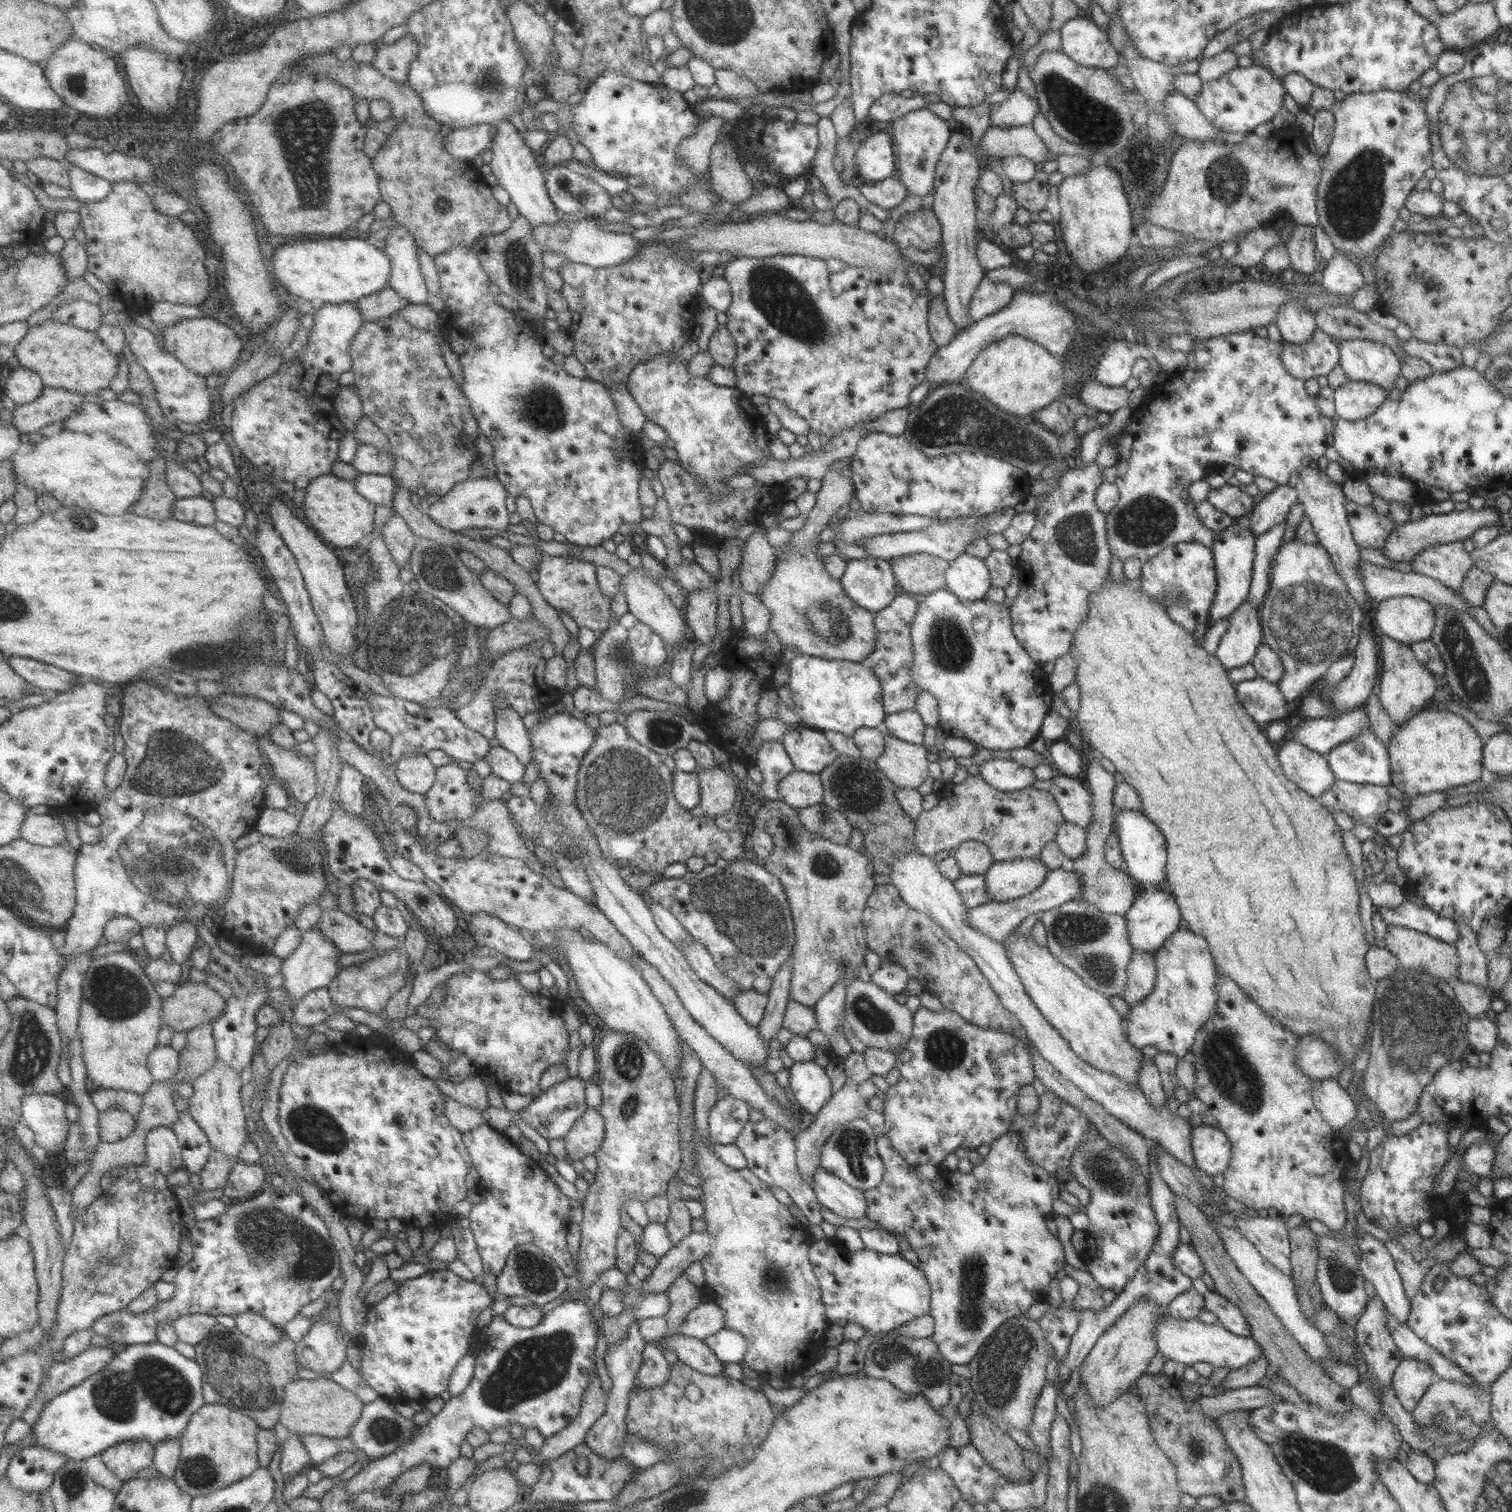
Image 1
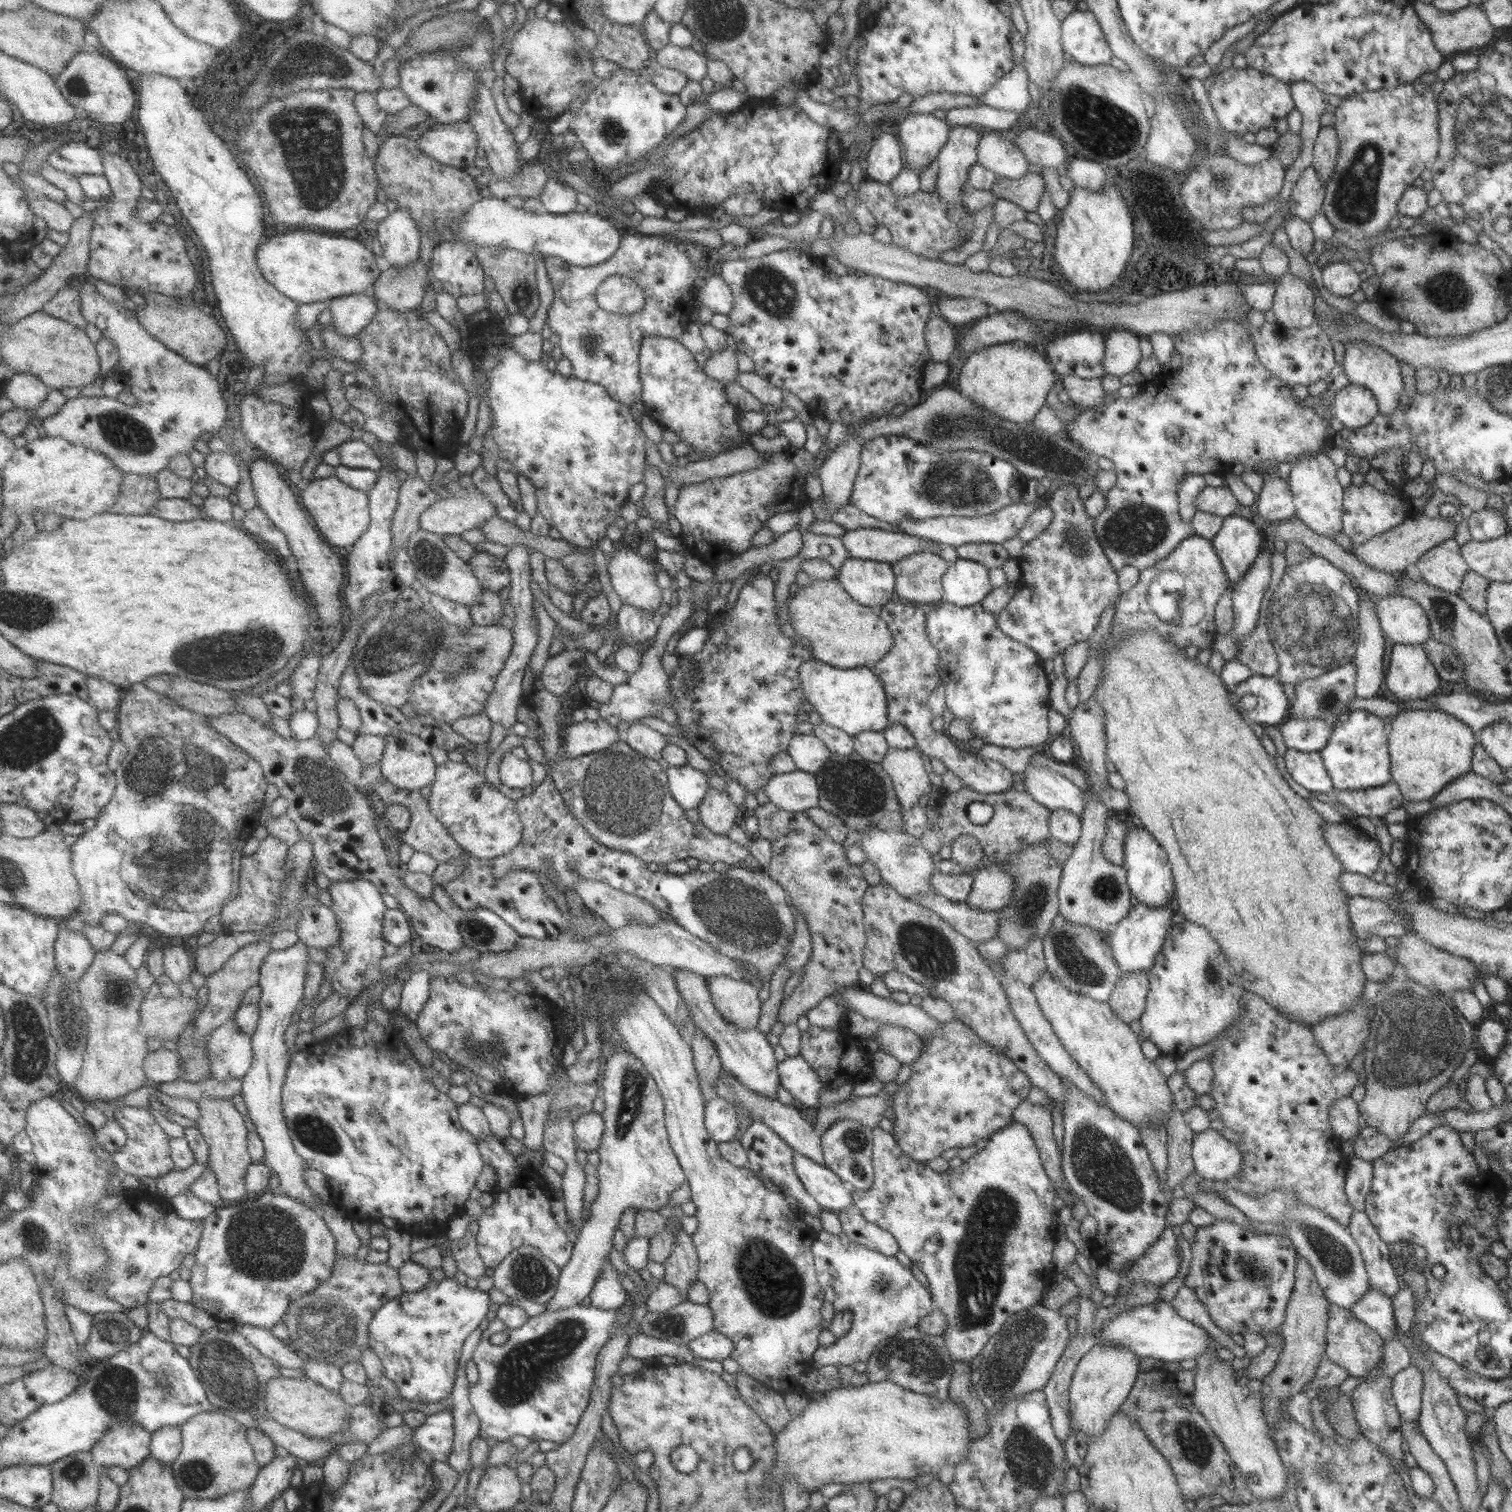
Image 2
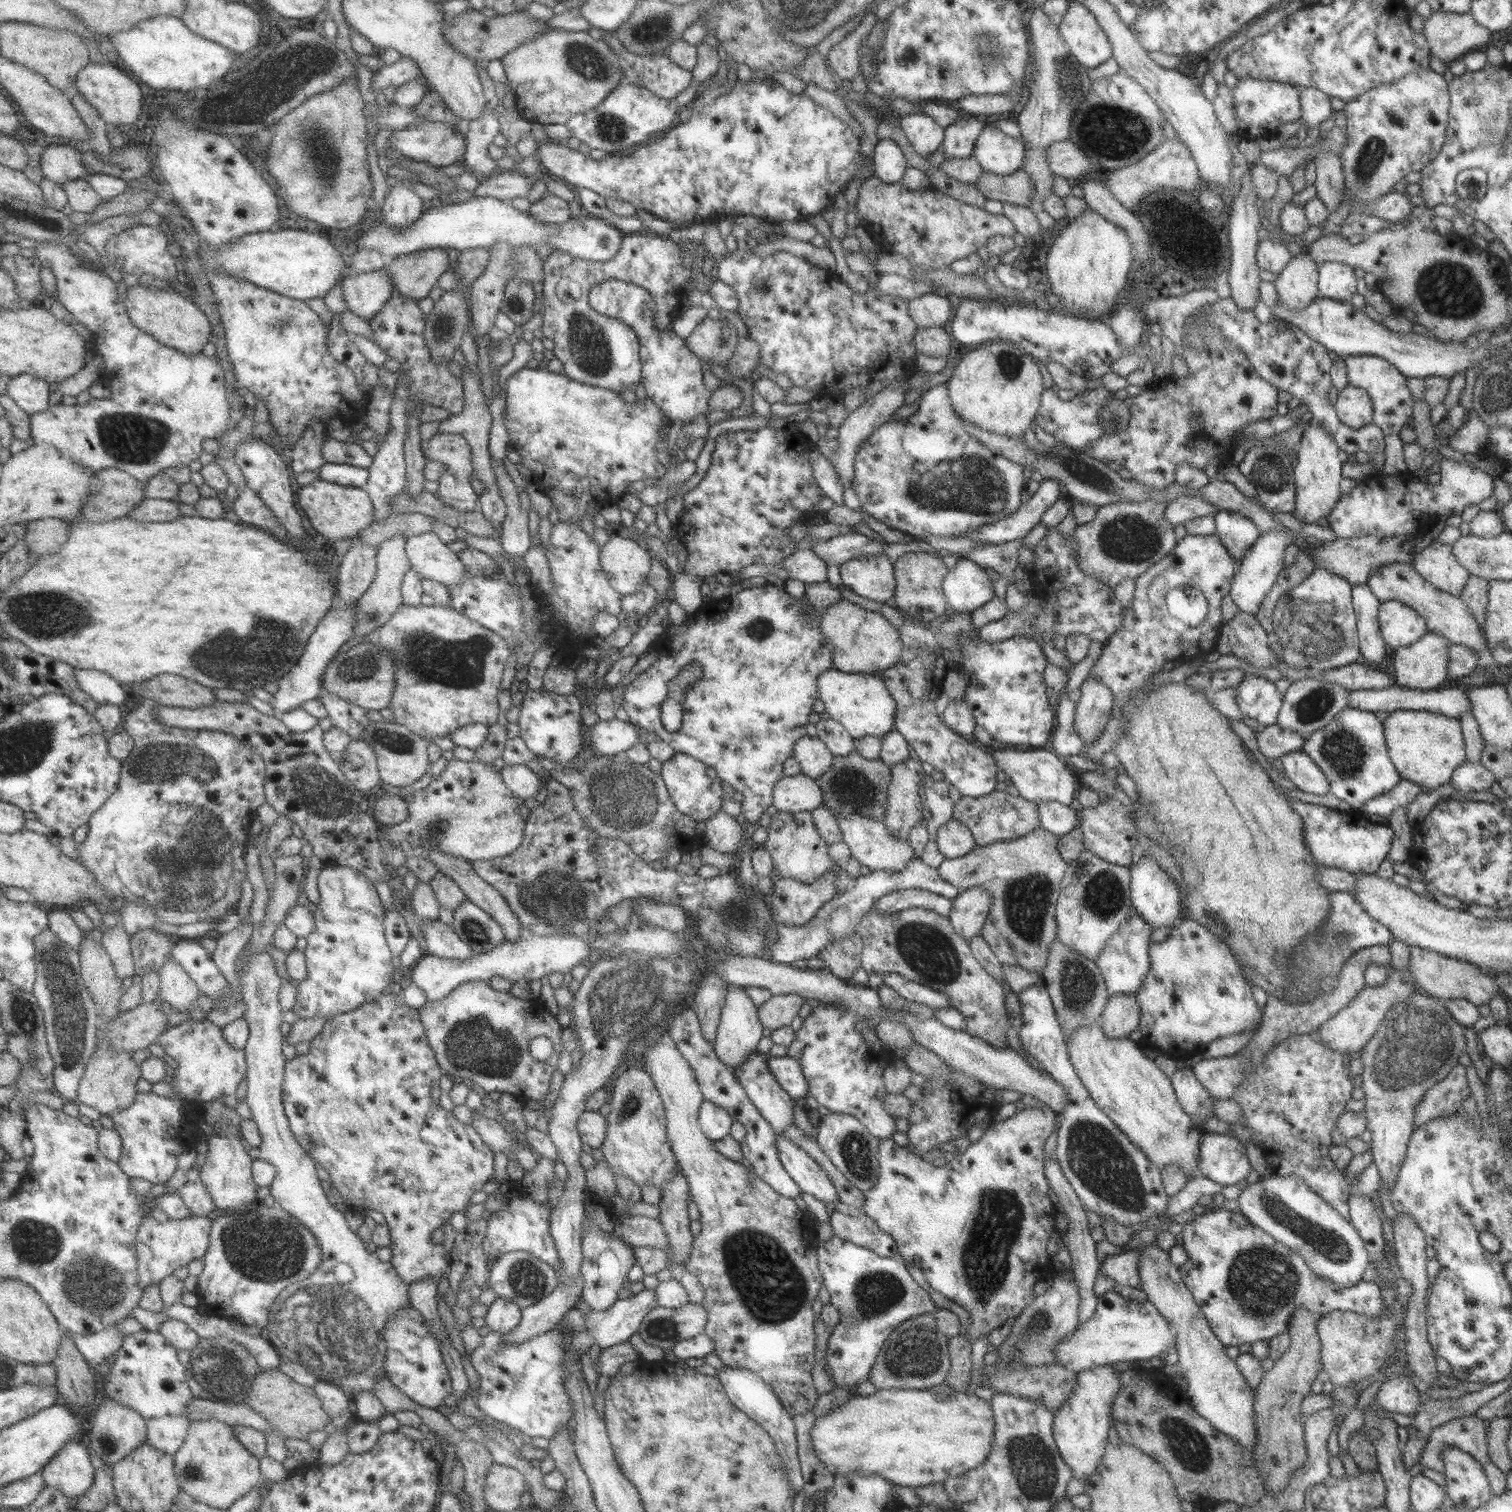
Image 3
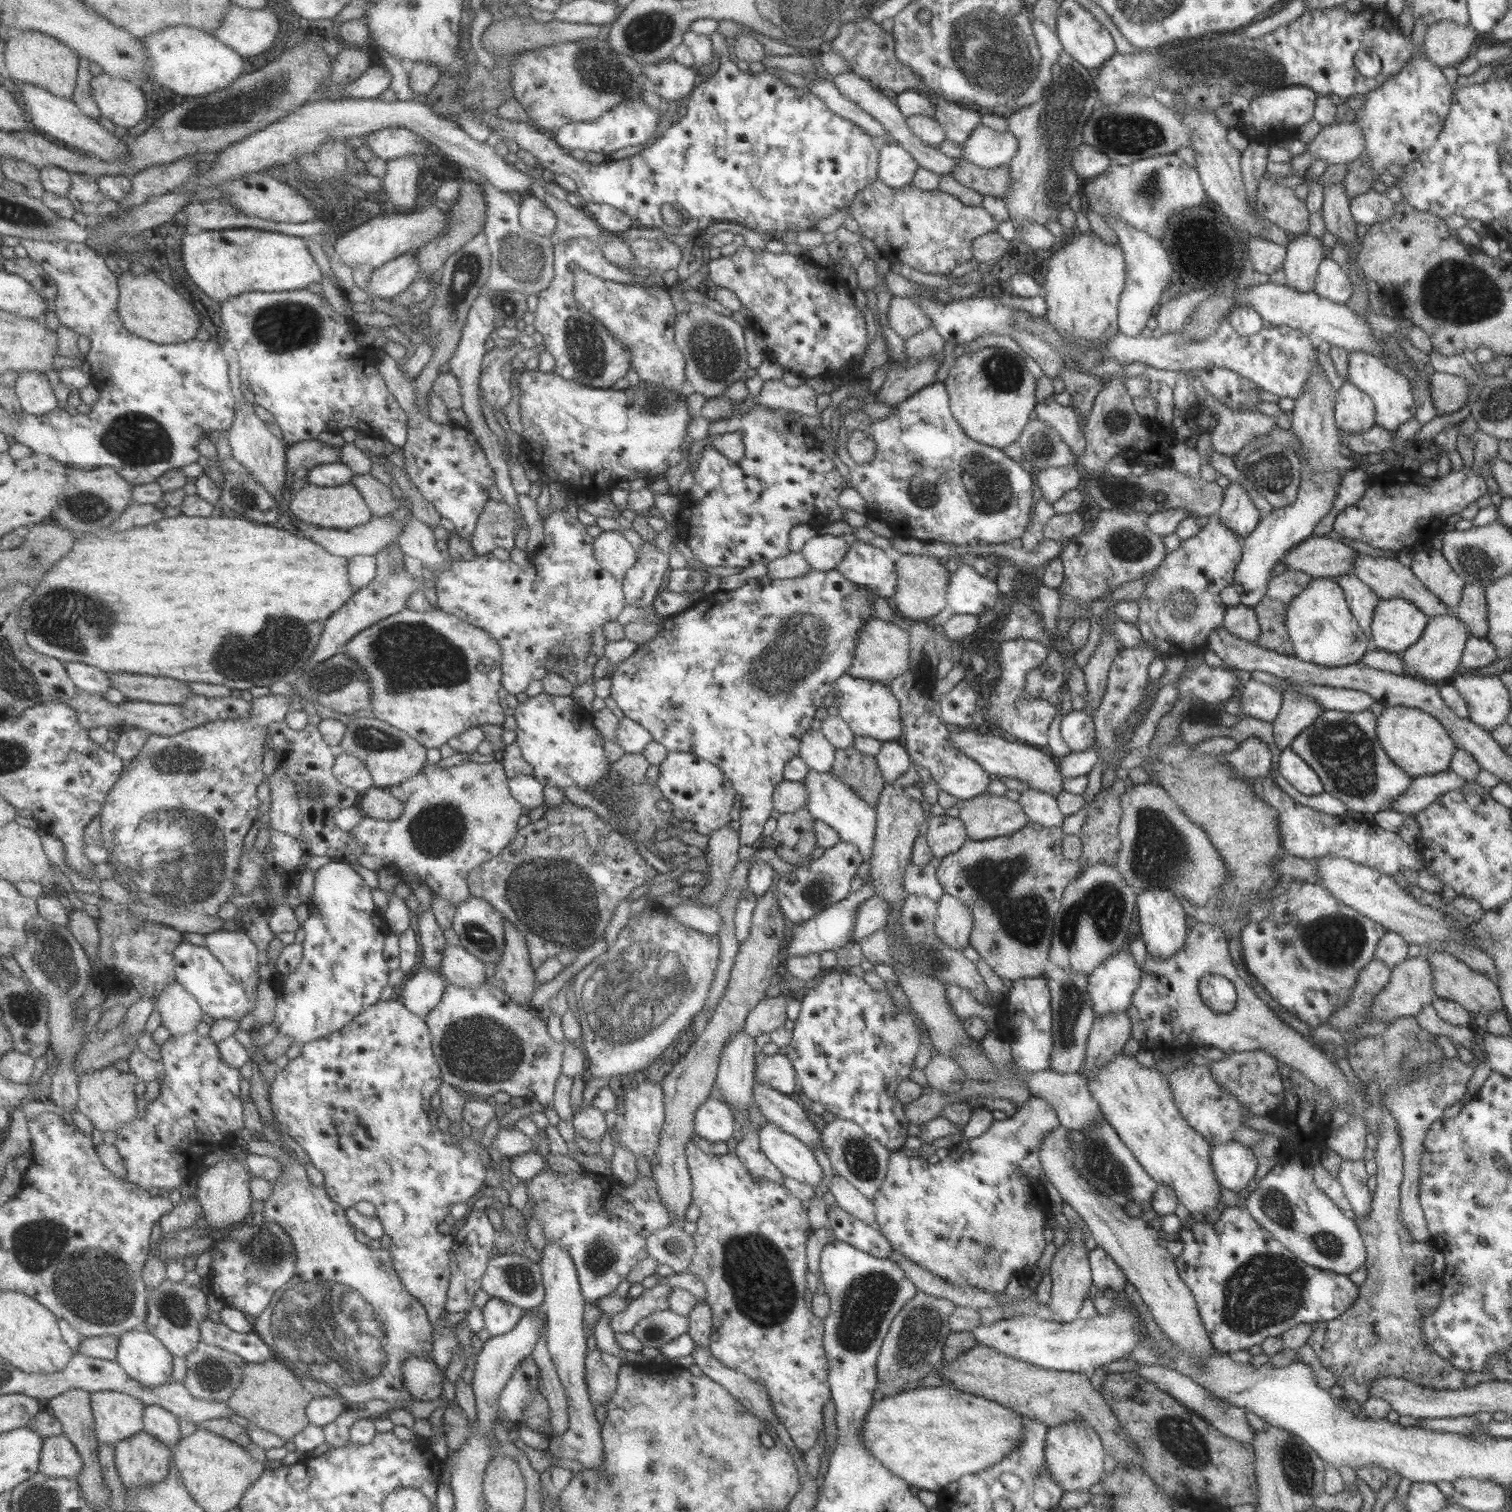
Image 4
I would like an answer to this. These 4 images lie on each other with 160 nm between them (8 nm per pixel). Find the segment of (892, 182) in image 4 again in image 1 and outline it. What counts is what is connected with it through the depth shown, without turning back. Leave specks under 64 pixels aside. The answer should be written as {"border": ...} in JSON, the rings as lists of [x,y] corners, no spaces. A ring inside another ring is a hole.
{"border":[[[878,131],[868,134],[854,146],[854,165],[857,181],[872,182],[891,177],[895,170],[892,137]]]}

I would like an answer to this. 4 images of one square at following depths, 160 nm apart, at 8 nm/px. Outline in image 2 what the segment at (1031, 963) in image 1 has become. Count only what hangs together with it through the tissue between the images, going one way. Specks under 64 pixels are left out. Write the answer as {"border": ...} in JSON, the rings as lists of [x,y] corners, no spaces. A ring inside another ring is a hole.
{"border":[[[1042,972],[1040,978],[1030,986],[1030,989],[1063,1049],[1099,1089],[1106,1106],[1119,1118],[1132,1124],[1138,1130],[1142,1124],[1146,1124],[1150,1120],[1158,1120],[1162,1126],[1165,1126],[1166,1131],[1166,1124],[1170,1118],[1170,1110],[1172,1110],[1172,1094],[1167,1086],[1166,1076],[1157,1070],[1153,1061],[1143,1057],[1139,1036],[1129,1029],[1128,1024],[1118,1020],[1109,1008],[1108,1003],[1099,1002],[1085,994],[1076,994],[1072,990],[1067,990],[1049,972]]]}

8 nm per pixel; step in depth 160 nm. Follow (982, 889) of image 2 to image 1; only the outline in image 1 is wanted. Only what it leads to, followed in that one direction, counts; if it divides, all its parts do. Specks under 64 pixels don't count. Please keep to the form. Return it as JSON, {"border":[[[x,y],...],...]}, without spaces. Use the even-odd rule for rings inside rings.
{"border":[[[1015,858],[993,861],[982,877],[989,899],[1006,902],[1036,890],[1047,871],[1039,858]]]}

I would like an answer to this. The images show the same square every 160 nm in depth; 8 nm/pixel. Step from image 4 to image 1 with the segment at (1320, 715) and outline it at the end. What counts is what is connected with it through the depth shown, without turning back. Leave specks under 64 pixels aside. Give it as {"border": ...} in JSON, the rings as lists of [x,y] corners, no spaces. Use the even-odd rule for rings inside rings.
{"border":[[[1361,729],[1355,737],[1331,749],[1325,756],[1333,779],[1354,784],[1373,784],[1386,787],[1391,782],[1390,762],[1384,742],[1369,729]]]}

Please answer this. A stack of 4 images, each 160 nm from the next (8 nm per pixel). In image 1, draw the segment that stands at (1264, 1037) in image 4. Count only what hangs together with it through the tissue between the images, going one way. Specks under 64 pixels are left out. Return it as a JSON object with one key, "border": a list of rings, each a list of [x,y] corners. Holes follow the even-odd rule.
{"border":[[[1177,929],[1172,932],[1154,954],[1156,970],[1153,990],[1137,1004],[1129,1006],[1129,1015],[1124,1020],[1125,1038],[1133,1050],[1141,1050],[1152,1046],[1158,1052],[1168,1052],[1181,1058],[1191,1051],[1195,1033],[1205,1024],[1205,1021],[1215,1012],[1218,999],[1218,970],[1211,956],[1209,944],[1200,934],[1191,929]]]}

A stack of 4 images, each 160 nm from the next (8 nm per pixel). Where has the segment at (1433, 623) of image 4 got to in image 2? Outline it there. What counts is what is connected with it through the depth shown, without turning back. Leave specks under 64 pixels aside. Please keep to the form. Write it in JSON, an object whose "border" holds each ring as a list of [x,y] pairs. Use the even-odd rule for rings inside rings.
{"border":[[[1393,643],[1384,680],[1386,690],[1395,701],[1407,704],[1409,700],[1433,695],[1440,678],[1427,658],[1423,644]]]}

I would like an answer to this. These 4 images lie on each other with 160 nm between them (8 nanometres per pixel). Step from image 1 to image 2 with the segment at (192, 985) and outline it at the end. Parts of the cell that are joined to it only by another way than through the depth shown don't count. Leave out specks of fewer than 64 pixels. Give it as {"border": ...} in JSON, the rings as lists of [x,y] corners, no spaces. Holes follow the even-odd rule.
{"border":[[[158,994],[153,998],[146,998],[141,1005],[140,1029],[152,1039],[166,1041],[179,1040],[180,1034],[186,1026],[195,1022],[197,1000],[178,994],[165,997]]]}

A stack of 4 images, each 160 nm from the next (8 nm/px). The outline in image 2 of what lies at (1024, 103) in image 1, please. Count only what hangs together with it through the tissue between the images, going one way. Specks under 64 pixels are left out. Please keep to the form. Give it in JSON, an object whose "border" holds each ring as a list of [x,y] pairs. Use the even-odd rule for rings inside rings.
{"border":[[[983,104],[974,107],[961,106],[946,110],[942,116],[944,121],[950,126],[969,126],[977,124],[984,126],[987,130],[993,131],[1009,130],[1016,127],[1019,113],[1009,112],[1008,110],[997,110]]]}

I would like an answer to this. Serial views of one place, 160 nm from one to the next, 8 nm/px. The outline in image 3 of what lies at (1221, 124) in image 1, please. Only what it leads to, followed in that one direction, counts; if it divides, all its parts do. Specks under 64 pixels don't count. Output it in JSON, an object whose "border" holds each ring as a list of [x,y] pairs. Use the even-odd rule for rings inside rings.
{"border":[[[1237,79],[1232,92],[1232,104],[1235,109],[1236,126],[1243,130],[1245,126],[1261,126],[1266,130],[1275,130],[1286,122],[1293,122],[1302,116],[1297,88],[1279,82],[1261,79]]]}

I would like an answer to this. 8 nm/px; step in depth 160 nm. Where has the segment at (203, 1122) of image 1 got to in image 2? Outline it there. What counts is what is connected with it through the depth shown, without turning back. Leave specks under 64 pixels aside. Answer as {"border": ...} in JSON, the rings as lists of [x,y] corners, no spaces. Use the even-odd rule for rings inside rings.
{"border":[[[204,1098],[200,1104],[202,1119],[195,1122],[210,1146],[210,1159],[207,1165],[217,1175],[220,1193],[224,1202],[241,1202],[248,1199],[246,1176],[252,1165],[249,1146],[249,1128],[245,1126],[245,1117],[233,1106],[230,1099]]]}

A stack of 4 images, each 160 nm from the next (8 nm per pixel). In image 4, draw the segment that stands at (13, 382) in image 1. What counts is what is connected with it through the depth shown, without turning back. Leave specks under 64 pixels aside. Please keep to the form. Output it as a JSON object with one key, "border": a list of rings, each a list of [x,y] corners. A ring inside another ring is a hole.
{"border":[[[21,372],[15,388],[25,413],[47,415],[63,405],[57,400],[55,390],[44,372]]]}

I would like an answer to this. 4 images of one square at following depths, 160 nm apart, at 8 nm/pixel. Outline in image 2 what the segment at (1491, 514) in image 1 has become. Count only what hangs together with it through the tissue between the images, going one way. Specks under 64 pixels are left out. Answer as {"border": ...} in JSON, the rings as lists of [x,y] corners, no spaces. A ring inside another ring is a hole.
{"border":[[[1424,515],[1406,518],[1399,526],[1386,530],[1381,534],[1370,536],[1360,543],[1352,543],[1351,555],[1361,563],[1379,572],[1401,573],[1413,570],[1417,560],[1442,540],[1453,538],[1455,525],[1446,518],[1427,518]]]}

